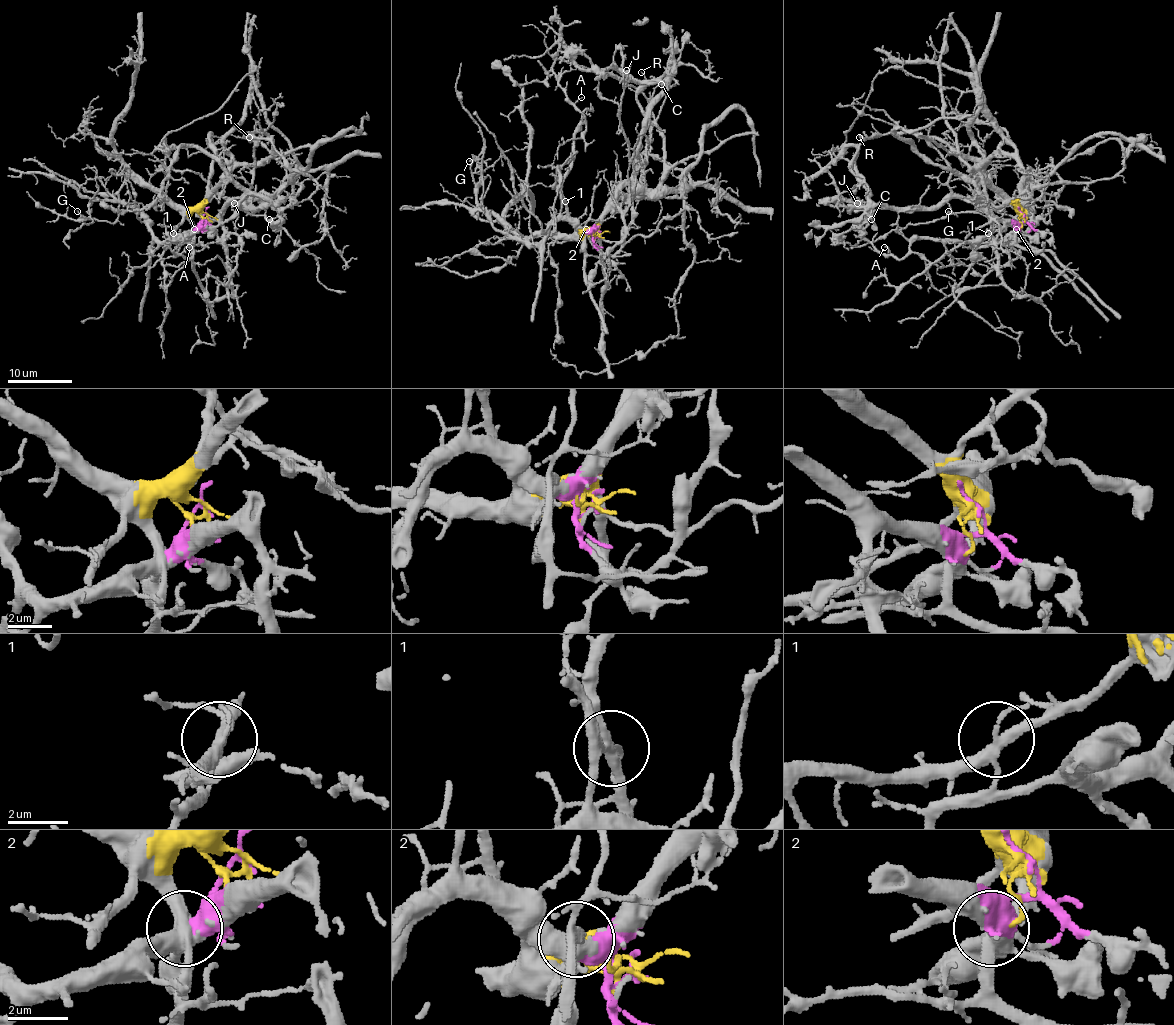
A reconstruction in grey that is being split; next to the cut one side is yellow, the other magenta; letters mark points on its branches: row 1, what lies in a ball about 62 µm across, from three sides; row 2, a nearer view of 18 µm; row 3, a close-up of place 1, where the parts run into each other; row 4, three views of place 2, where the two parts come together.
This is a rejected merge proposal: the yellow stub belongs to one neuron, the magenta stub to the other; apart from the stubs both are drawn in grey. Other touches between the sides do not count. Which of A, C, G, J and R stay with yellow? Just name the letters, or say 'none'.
A, R

